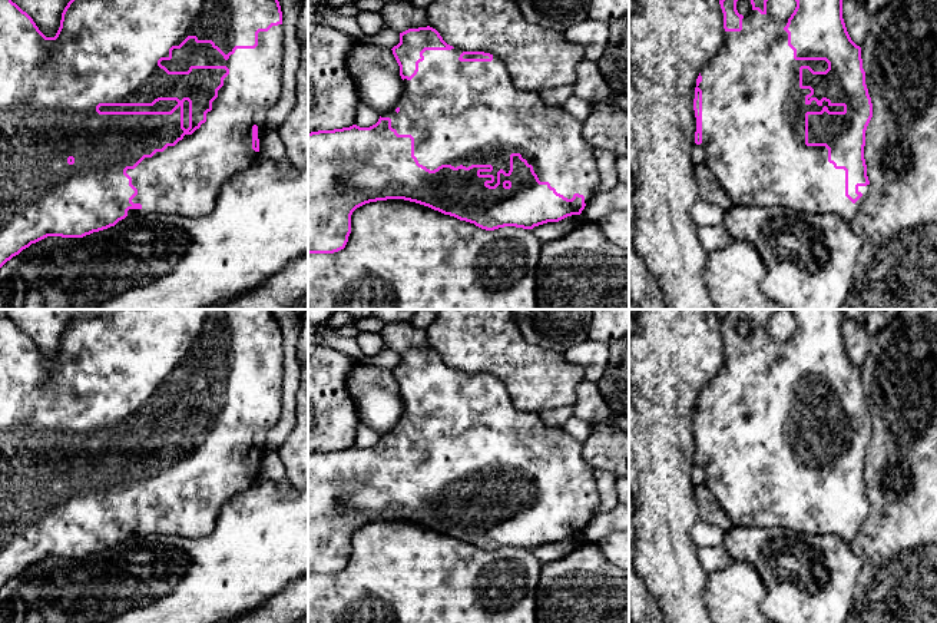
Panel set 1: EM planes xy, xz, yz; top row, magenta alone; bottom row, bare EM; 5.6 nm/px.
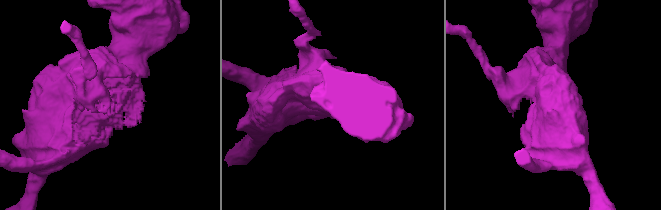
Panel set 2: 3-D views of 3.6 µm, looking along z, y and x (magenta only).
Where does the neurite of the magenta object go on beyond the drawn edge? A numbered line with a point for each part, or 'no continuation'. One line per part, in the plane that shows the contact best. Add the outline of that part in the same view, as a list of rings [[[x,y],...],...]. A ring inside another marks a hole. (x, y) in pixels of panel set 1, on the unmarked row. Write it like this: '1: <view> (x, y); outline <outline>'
1: xy (185, 500); outline [[[282,345],[258,354],[255,370],[236,370],[228,381],[211,364],[189,359],[160,385],[169,392],[191,387],[226,387],[229,395],[206,434],[206,443],[175,467],[145,478],[126,494],[138,510],[130,534],[175,534],[199,539],[215,530],[226,501],[248,490],[259,473],[252,470],[252,447],[258,460],[265,451],[268,431],[281,415]]]

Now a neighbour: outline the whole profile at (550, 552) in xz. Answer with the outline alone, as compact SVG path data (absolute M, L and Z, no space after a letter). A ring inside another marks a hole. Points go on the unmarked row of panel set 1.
M572 536L559 543L547 543L547 544L534 547L532 553L536 556L536 559L540 563L546 564L554 560L564 559L567 554L570 554L582 544L583 544L583 540L580 536Z

